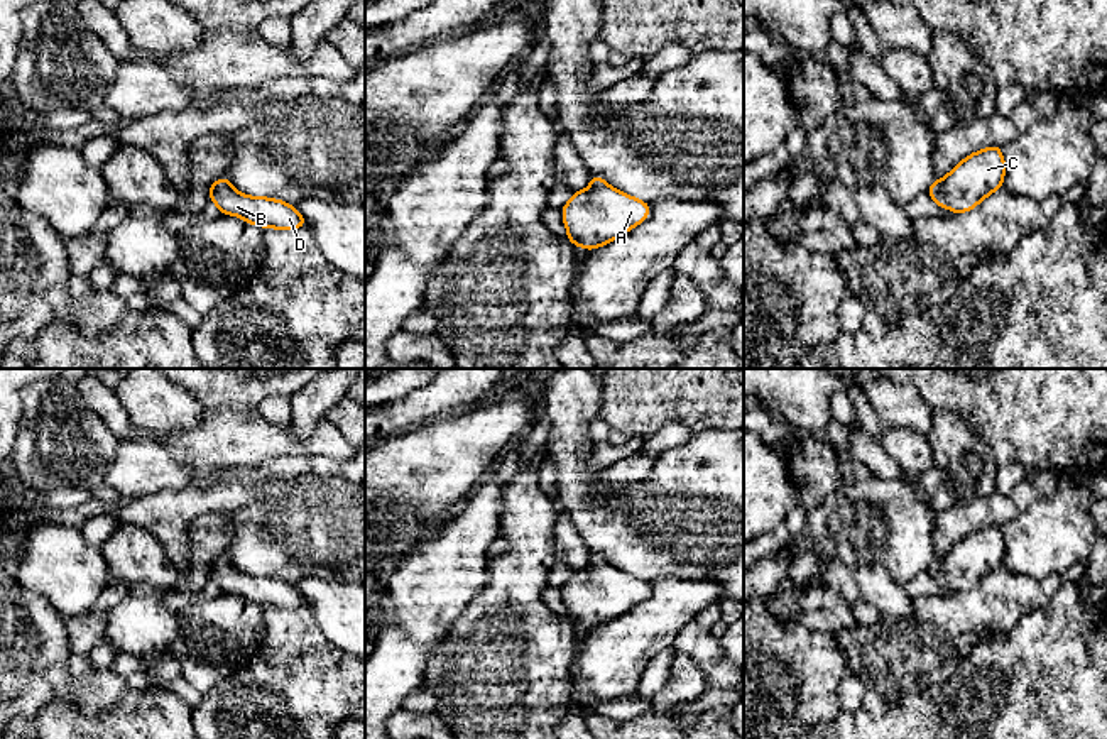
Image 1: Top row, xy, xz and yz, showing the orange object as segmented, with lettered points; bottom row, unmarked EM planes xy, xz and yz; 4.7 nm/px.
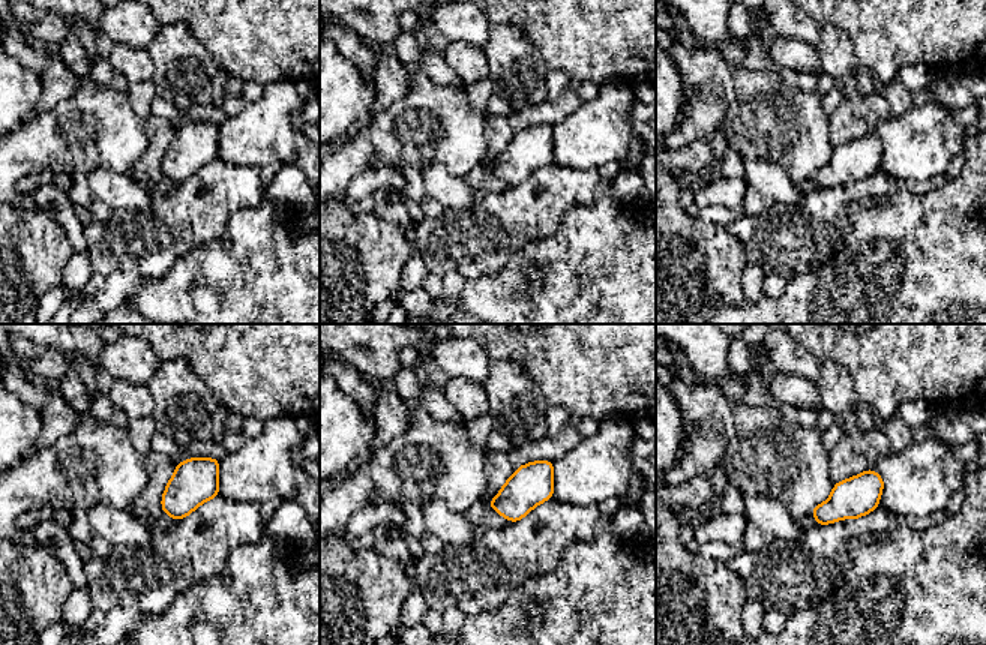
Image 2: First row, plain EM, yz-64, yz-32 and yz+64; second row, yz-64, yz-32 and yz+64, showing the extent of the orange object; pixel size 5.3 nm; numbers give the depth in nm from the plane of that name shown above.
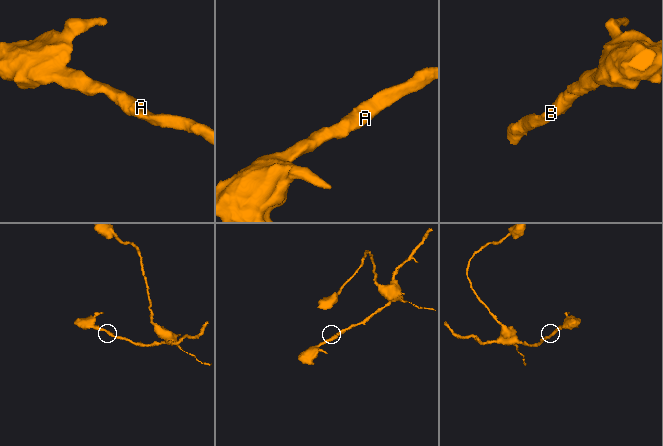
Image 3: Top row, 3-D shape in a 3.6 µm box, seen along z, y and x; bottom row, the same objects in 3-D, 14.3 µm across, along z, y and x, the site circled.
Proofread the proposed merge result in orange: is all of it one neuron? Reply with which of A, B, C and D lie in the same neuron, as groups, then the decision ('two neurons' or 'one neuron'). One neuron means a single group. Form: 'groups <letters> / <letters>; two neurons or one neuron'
groups A B C D; one neuron

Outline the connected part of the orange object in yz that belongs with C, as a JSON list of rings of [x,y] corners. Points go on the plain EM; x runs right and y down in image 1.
[[[992,524],[968,533],[945,556],[935,558],[926,572],[938,585],[965,592],[1001,568],[1004,553],[1001,524]]]

